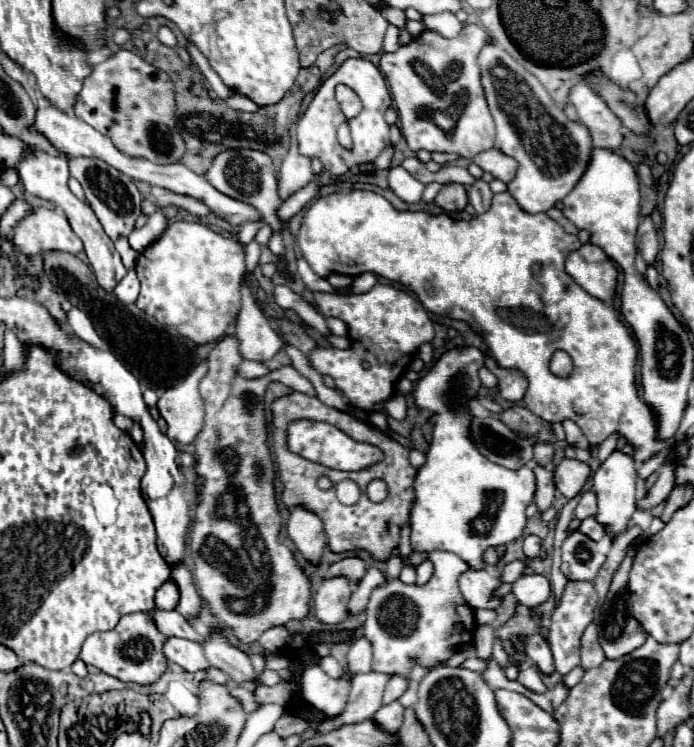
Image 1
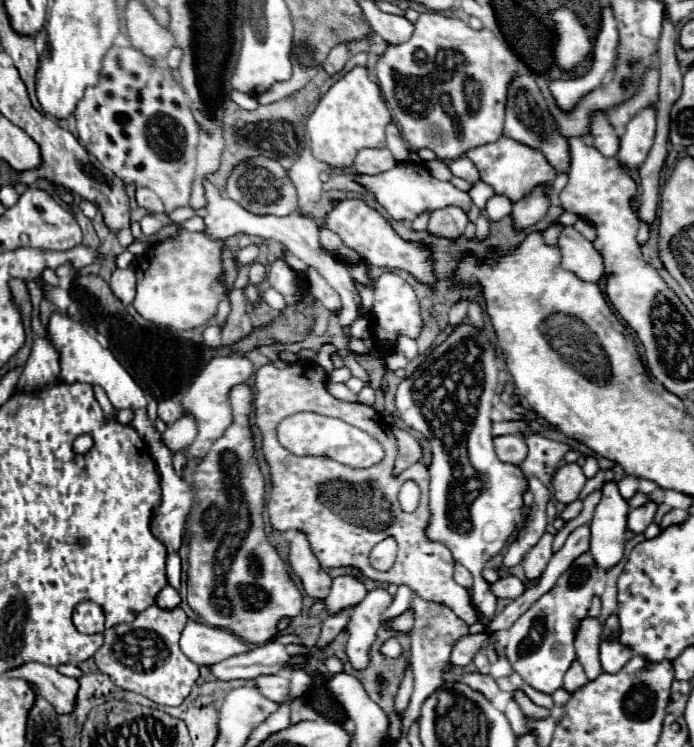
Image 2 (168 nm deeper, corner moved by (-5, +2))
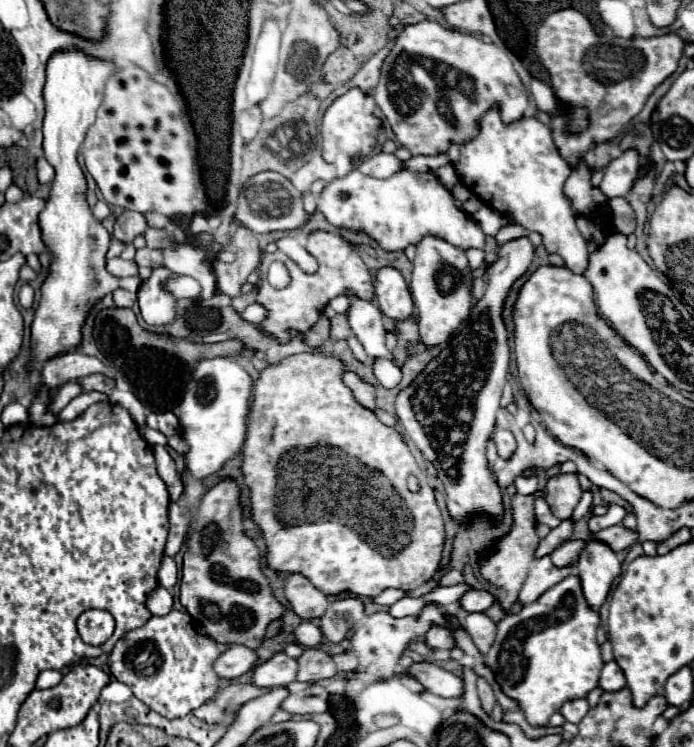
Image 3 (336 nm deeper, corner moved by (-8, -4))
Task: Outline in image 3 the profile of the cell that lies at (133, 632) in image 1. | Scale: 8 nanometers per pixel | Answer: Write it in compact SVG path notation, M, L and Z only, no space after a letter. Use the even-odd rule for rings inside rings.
M174 609L168 615L148 619L146 625L118 639L108 655L108 669L112 677L126 683L152 711L166 719L178 719L216 695L220 679L212 663L222 651L224 645L216 643L194 619L190 619L190 613Z

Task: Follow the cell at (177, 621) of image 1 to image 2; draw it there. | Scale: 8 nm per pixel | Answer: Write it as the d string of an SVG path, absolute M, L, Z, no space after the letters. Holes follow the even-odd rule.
M189 619L189 623L181 633L181 651L193 663L201 667L209 667L233 655L247 653L249 645L225 629L209 627Z

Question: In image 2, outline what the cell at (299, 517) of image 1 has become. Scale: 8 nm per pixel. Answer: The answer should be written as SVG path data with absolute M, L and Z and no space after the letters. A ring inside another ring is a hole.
M297 533L291 541L289 565L291 565L293 573L301 579L307 597L317 599L317 601L327 597L329 587L331 587L331 577L319 565L317 557L313 555L313 551L309 547L309 541L303 533Z

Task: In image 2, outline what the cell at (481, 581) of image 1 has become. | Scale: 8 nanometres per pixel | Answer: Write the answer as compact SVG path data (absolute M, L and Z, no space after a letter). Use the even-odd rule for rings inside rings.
M455 565L453 579L455 579L459 585L467 587L467 589L471 589L471 585L473 585L473 577L471 577L471 573L469 573L469 571L467 571L463 565Z

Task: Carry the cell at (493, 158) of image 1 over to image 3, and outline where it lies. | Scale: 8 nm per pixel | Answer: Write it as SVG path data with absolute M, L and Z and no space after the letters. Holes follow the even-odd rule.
M490 109L484 115L480 135L472 143L460 145L460 163L456 165L460 181L476 197L500 211L506 219L528 231L540 233L546 251L558 253L572 273L582 275L588 267L590 253L586 249L586 239L576 227L572 207L562 193L570 171L570 165L558 155L546 125L536 117L524 117L504 125L496 109Z

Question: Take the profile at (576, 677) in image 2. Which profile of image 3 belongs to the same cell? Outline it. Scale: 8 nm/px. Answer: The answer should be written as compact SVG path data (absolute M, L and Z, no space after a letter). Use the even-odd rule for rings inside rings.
M580 697L580 699L570 699L570 701L566 701L566 703L562 705L560 713L566 717L566 721L578 723L578 721L588 713L588 709L590 709L588 701L586 701L584 697Z

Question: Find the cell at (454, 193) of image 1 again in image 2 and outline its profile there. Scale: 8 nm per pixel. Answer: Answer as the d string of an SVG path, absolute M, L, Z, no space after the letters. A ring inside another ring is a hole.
M445 207L445 209L437 209L431 213L429 223L427 223L427 231L435 237L443 237L443 239L457 239L465 227L467 227L467 215L463 209L459 207Z

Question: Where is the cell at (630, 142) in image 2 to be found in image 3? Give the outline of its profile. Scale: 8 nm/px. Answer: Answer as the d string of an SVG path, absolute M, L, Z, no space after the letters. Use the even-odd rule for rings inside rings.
M628 149L622 153L622 157L612 159L608 163L600 189L608 197L622 197L632 189L638 173L640 173L640 153L638 149Z

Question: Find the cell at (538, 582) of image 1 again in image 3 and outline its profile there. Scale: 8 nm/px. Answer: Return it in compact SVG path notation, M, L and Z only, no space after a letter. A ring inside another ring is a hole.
M468 591L462 599L460 599L460 605L462 609L466 609L468 613L474 613L474 611L486 611L488 607L492 607L496 603L496 597L488 591Z

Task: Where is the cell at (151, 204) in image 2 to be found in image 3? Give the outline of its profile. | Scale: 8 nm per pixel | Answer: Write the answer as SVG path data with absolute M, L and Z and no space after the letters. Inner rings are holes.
M124 211L114 225L114 237L120 241L126 241L126 243L132 243L134 237L138 237L146 231L146 227L148 227L148 223L146 223L144 213Z

